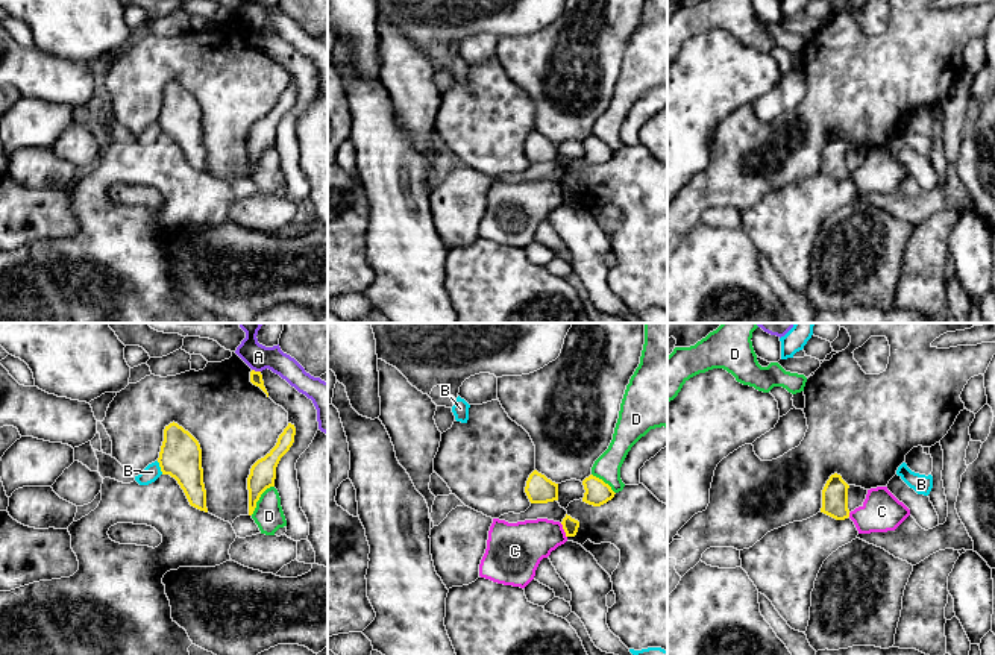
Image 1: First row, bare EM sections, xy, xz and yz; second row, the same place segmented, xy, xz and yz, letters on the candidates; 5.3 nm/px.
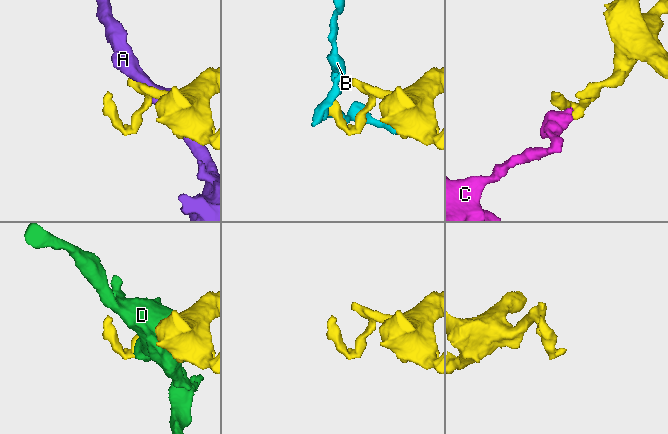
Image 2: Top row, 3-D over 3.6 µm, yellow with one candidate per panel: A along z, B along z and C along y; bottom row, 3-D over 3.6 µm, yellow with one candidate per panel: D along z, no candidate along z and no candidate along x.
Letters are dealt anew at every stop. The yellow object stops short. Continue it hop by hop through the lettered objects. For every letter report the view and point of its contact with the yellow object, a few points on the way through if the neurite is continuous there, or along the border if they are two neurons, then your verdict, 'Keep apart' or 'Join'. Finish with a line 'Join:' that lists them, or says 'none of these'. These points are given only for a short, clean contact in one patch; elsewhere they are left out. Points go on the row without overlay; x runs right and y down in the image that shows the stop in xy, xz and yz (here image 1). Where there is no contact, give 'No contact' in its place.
A: Touches yellow at xy (257, 32). Keep apart
B: Touches yellow at xy (160, 126). Boundary: xy (156, 122), (163, 134). Keep apart
C: Touches yellow at xz (564, 191). Boundary: xz (560, 184), (566, 197). Keep apart
D: Touches yellow at xy (258, 159). Keep apart
Join: none of these

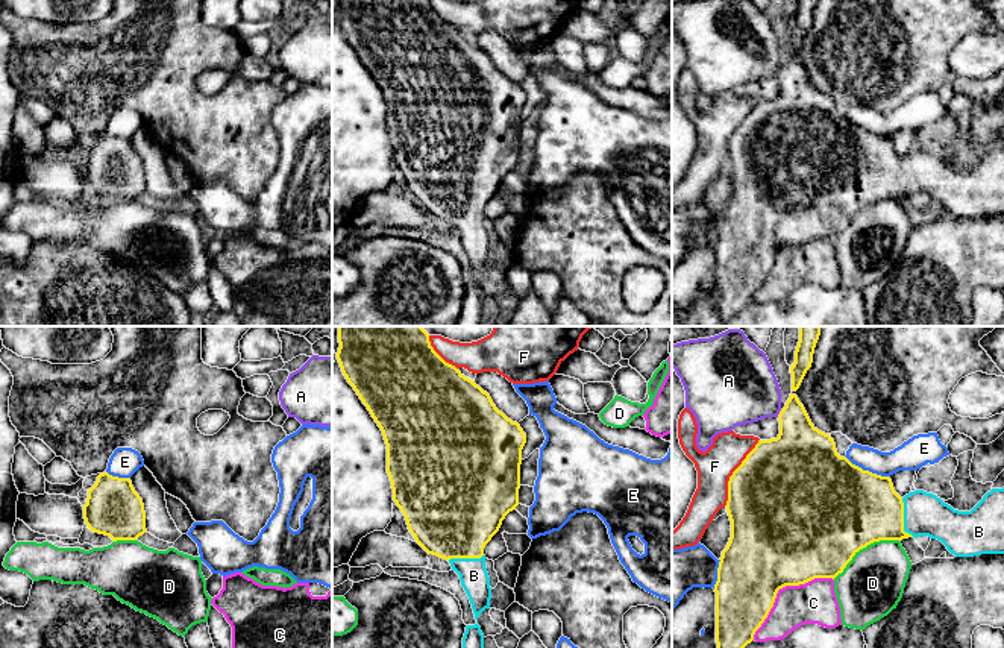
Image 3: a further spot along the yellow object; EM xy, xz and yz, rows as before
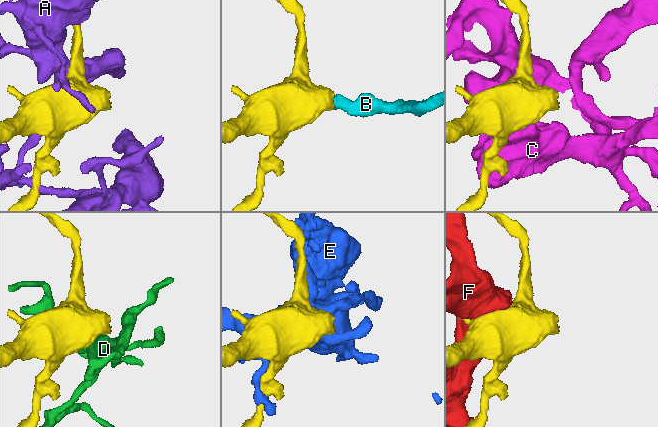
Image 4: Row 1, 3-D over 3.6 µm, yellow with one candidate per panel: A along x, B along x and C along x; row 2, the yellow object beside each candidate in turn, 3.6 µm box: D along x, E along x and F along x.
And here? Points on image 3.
A: Touches yellow at yz (780, 73). Keep apart
B: Touches yellow at yz (903, 179). Path across: yz (857, 167), (869, 167), (903, 179), (924, 173). Join
C: Touches yellow at yz (781, 248). Keep apart
D: Touches yellow at yz (863, 207). Keep apart
E: Touches yellow at yz (866, 131). Keep apart
F: Touches yellow at yz (733, 132). Keep apart
Join: B

